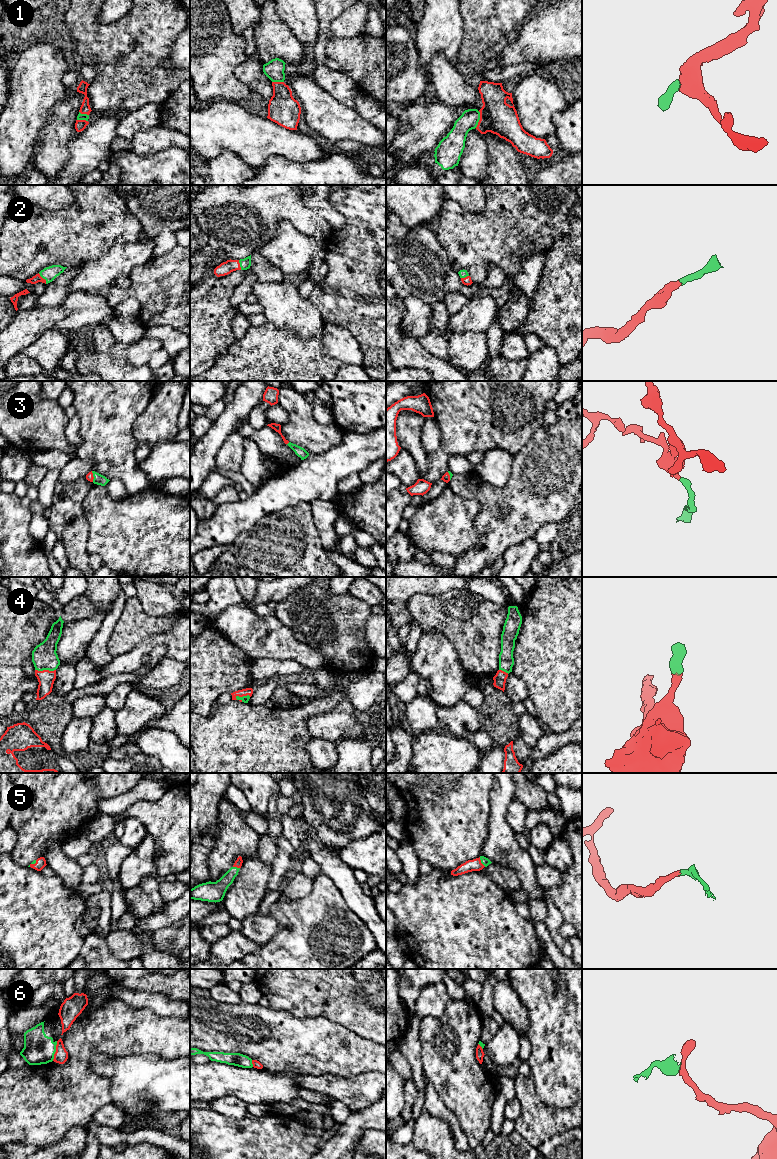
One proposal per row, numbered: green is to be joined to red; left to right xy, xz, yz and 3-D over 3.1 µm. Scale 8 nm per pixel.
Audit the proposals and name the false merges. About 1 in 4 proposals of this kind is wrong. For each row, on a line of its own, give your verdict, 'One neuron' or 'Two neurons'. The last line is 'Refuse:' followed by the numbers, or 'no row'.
1: One neuron
2: One neuron
3: One neuron
4: One neuron
5: One neuron
6: Two neurons
Refuse: 6

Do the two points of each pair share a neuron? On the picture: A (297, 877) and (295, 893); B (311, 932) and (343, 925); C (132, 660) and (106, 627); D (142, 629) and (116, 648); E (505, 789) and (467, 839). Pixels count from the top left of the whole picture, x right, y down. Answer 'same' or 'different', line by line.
A: same
B: same
C: different
D: same
E: different

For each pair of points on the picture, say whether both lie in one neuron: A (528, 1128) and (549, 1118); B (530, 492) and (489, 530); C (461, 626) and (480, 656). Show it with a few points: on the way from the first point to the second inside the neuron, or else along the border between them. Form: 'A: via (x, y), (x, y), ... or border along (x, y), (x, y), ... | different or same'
A: via (533, 1124), (544, 1122) | same
B: via (520, 502), (499, 523) | same
C: via (468, 633), (478, 643), (478, 649) | same

